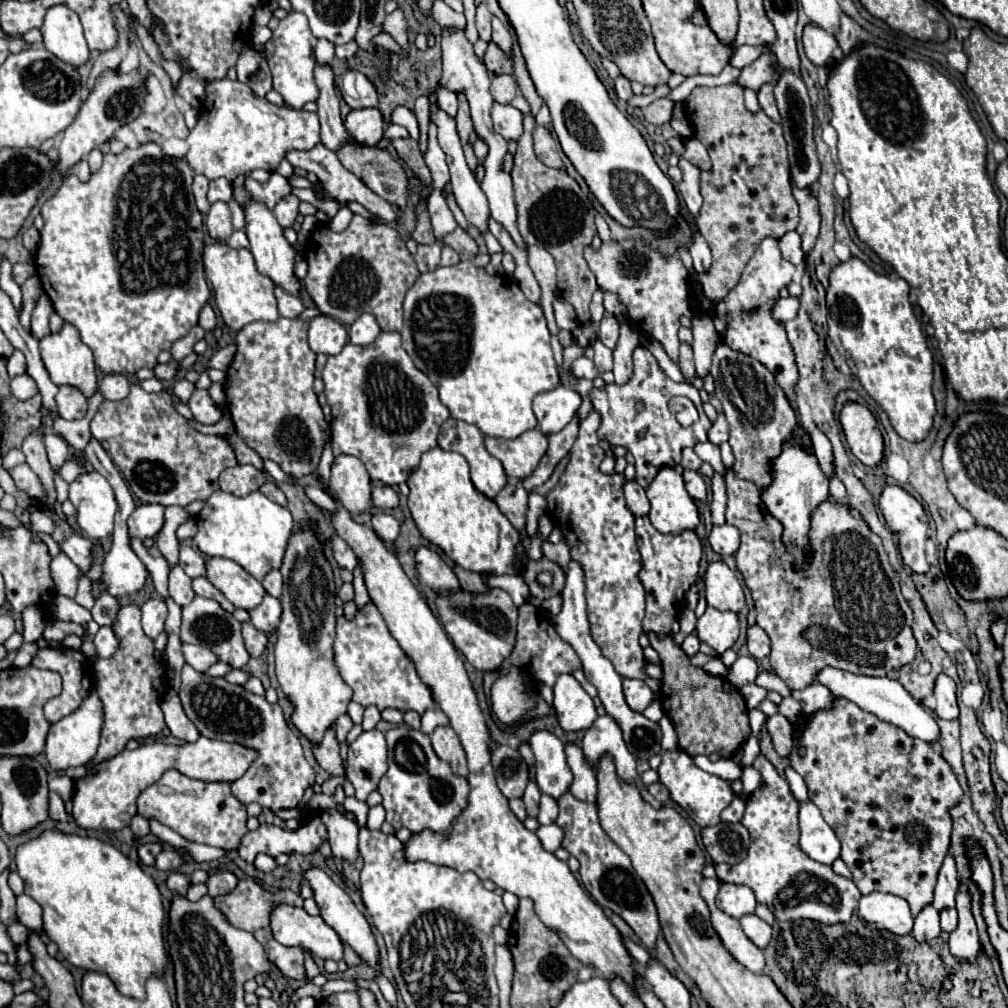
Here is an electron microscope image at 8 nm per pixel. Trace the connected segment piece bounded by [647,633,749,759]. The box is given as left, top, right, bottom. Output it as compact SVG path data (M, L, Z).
M649 633L647 637L661 659L663 679L659 701L663 705L665 715L675 725L679 749L689 753L691 757L711 753L719 753L725 759L731 757L749 737L747 707L739 689L731 685L725 677L713 677L701 667L695 667L671 635L667 635L665 639L657 639L655 633Z

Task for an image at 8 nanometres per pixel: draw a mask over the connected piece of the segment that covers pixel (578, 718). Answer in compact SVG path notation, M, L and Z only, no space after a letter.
M561 675L553 687L553 693L553 709L559 725L565 731L589 729L593 725L593 721L597 719L593 699L573 675Z

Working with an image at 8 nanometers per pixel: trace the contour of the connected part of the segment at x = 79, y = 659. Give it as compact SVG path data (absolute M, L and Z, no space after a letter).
M47 647L39 649L33 657L31 665L37 669L57 671L63 677L63 691L61 695L49 699L45 703L45 717L55 723L61 717L73 713L81 701L89 695L93 683L87 683L87 669L89 659L81 651L73 651L67 647Z

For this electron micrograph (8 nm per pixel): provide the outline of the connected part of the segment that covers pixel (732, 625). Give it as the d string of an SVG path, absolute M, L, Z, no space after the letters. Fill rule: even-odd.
M707 607L697 621L697 637L701 643L713 647L719 655L733 647L739 637L739 621L735 613L723 613Z

